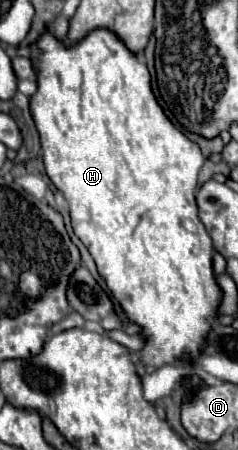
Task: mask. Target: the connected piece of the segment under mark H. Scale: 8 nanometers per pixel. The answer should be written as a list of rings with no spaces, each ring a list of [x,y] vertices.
[[[46,28],[28,48],[20,50],[20,54],[30,58],[32,66],[36,70],[38,90],[34,96],[30,96],[30,112],[32,112],[32,120],[36,124],[36,130],[40,134],[42,160],[46,166],[46,174],[54,182],[54,186],[64,192],[64,198],[68,202],[70,216],[72,216],[72,228],[74,228],[76,236],[86,244],[92,258],[96,260],[98,272],[106,280],[108,288],[112,290],[114,300],[118,300],[122,304],[128,318],[138,322],[144,328],[144,334],[148,336],[148,344],[144,346],[144,358],[140,360],[140,364],[144,366],[146,372],[152,372],[164,364],[182,364],[182,354],[190,354],[190,350],[198,350],[198,338],[202,338],[202,334],[206,334],[206,330],[210,330],[208,318],[216,314],[216,308],[222,298],[222,292],[214,280],[214,270],[212,270],[212,240],[210,240],[204,224],[198,218],[198,206],[194,200],[198,172],[206,160],[200,152],[200,146],[196,142],[192,142],[190,138],[186,138],[170,122],[170,118],[164,114],[162,106],[158,104],[158,100],[152,92],[152,78],[150,78],[146,64],[140,62],[140,56],[130,52],[126,48],[126,44],[112,30],[96,28],[96,30],[88,32],[76,44],[70,44],[70,42],[58,40],[52,34],[52,30]]]

